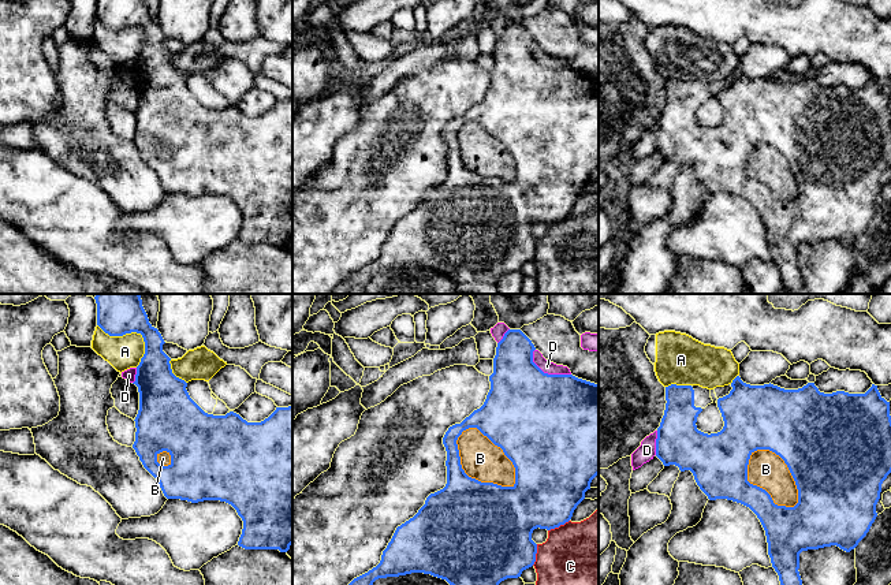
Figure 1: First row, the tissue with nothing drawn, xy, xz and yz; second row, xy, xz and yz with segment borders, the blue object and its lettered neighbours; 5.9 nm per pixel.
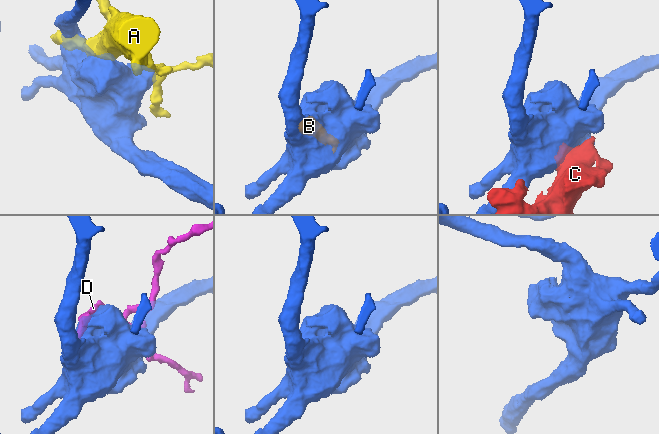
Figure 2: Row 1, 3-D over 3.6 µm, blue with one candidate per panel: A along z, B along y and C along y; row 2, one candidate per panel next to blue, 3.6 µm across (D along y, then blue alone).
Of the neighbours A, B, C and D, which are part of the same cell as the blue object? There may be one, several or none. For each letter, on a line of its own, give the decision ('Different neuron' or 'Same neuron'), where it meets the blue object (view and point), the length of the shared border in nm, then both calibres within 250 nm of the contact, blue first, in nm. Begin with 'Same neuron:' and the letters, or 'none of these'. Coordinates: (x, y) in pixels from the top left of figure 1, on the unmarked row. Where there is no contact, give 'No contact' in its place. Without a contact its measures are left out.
Same neuron: none of these
A: Different neuron. Touches blue at xy (134, 25). Shared border 340 nm. Thickness 190 nm (blue) against 190 nm
B: Different neuron. Touches blue at xz (500, 141). Shared border 460 nm. Thickness 500 nm (blue) against 240 nm
C: Different neuron. Touches blue at xz (558, 220). Shared border 140 nm. Thickness 400 nm (blue) against 480 nm
D: Different neuron. Touches blue at xz (547, 67). Shared border 280 nm. Thickness 500 nm (blue) against 80 nm

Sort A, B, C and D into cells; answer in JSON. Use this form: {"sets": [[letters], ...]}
{"sets": [["A"], ["B", "C"], ["D"]]}

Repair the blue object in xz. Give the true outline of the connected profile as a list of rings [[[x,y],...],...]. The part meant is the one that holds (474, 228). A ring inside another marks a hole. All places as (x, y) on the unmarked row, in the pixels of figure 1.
[[[508,23],[503,33],[497,37],[496,49],[493,52],[493,67],[489,70],[491,83],[486,89],[484,98],[474,104],[469,111],[466,111],[461,118],[455,118],[448,122],[443,131],[443,138],[447,145],[447,178],[443,183],[430,187],[425,198],[418,204],[418,206],[396,221],[391,235],[383,245],[380,257],[369,264],[368,267],[354,272],[344,283],[342,283],[331,294],[350,294],[354,286],[366,288],[373,276],[379,272],[399,271],[411,267],[424,267],[433,271],[446,273],[455,283],[497,283],[499,277],[507,272],[518,272],[522,265],[532,261],[536,256],[537,238],[532,234],[532,227],[534,223],[555,223],[560,219],[568,216],[573,210],[577,200],[585,193],[585,186],[590,183],[592,174],[599,168],[599,78],[578,72],[573,68],[548,68],[544,67],[533,56],[533,45],[536,44],[532,34],[521,23]],[[469,122],[477,122],[484,130],[486,130],[495,139],[500,141],[504,149],[512,156],[515,161],[515,178],[512,180],[502,180],[493,176],[481,176],[476,172],[469,171],[461,159],[461,150],[456,134],[463,124]]]

